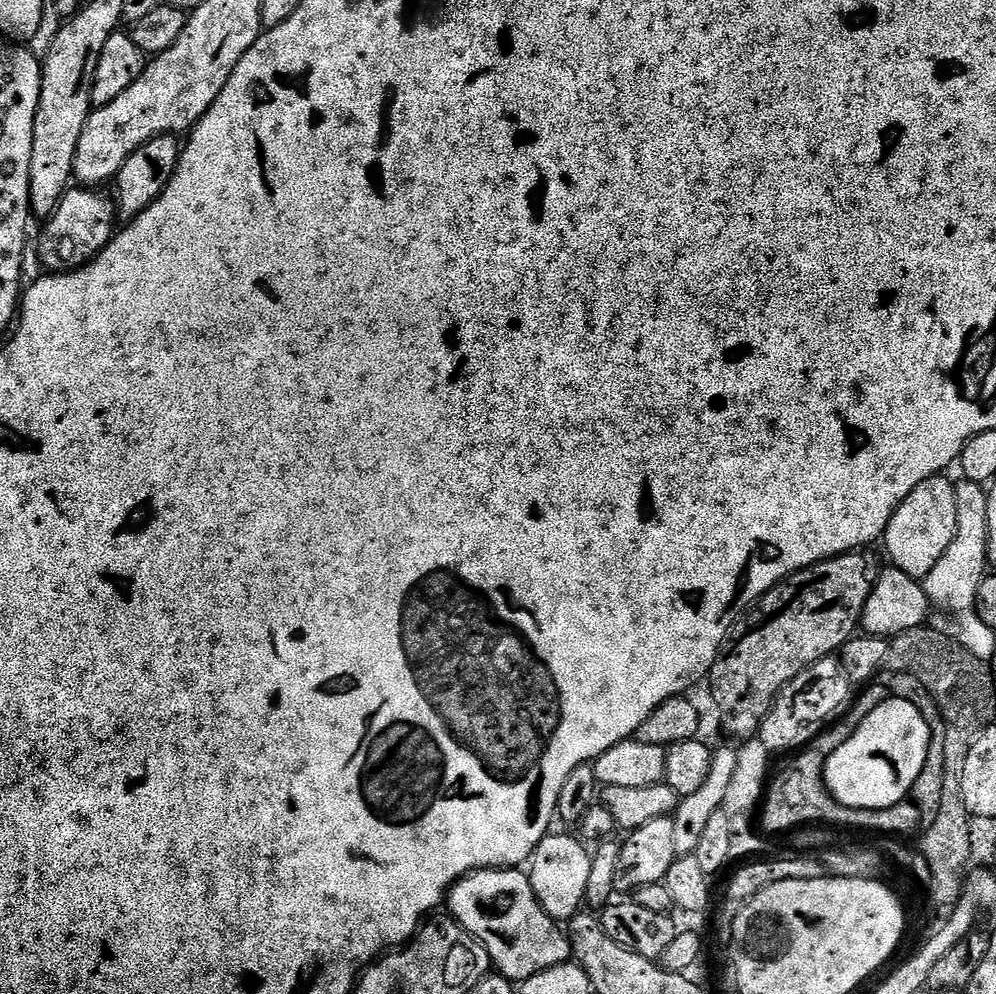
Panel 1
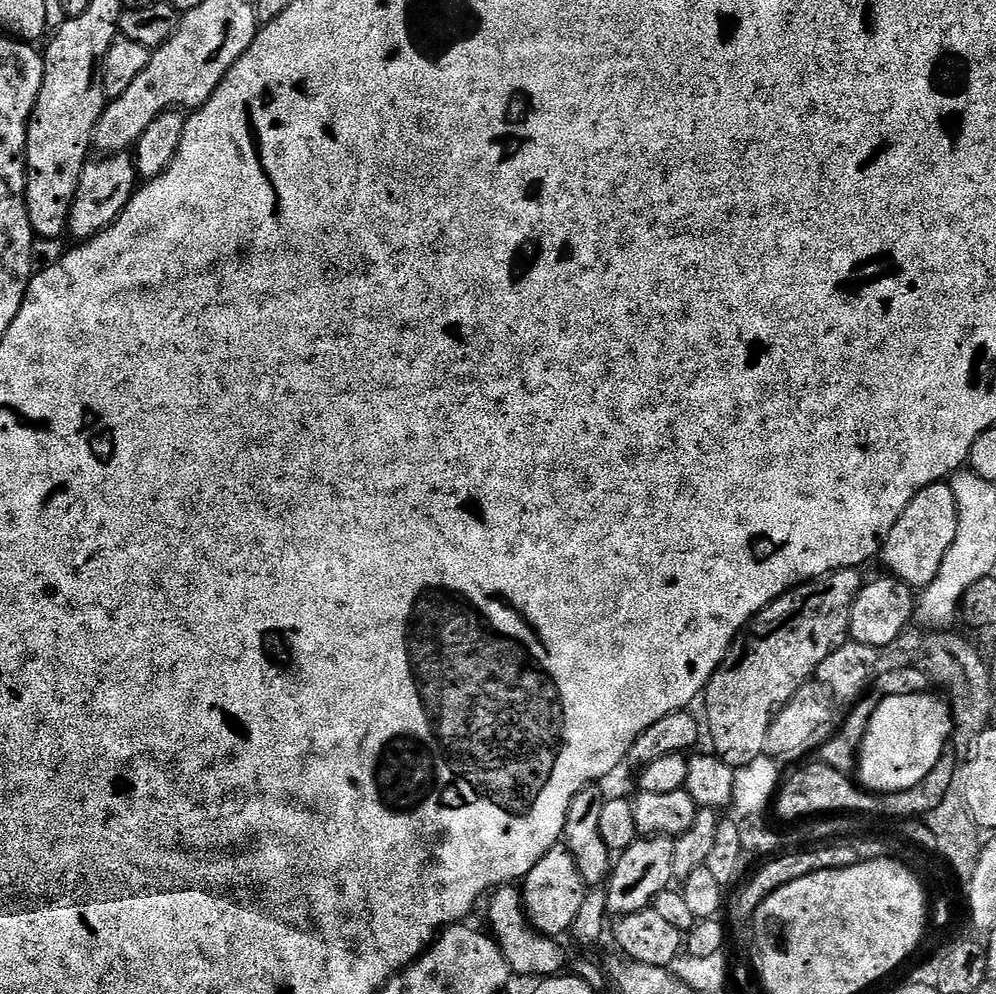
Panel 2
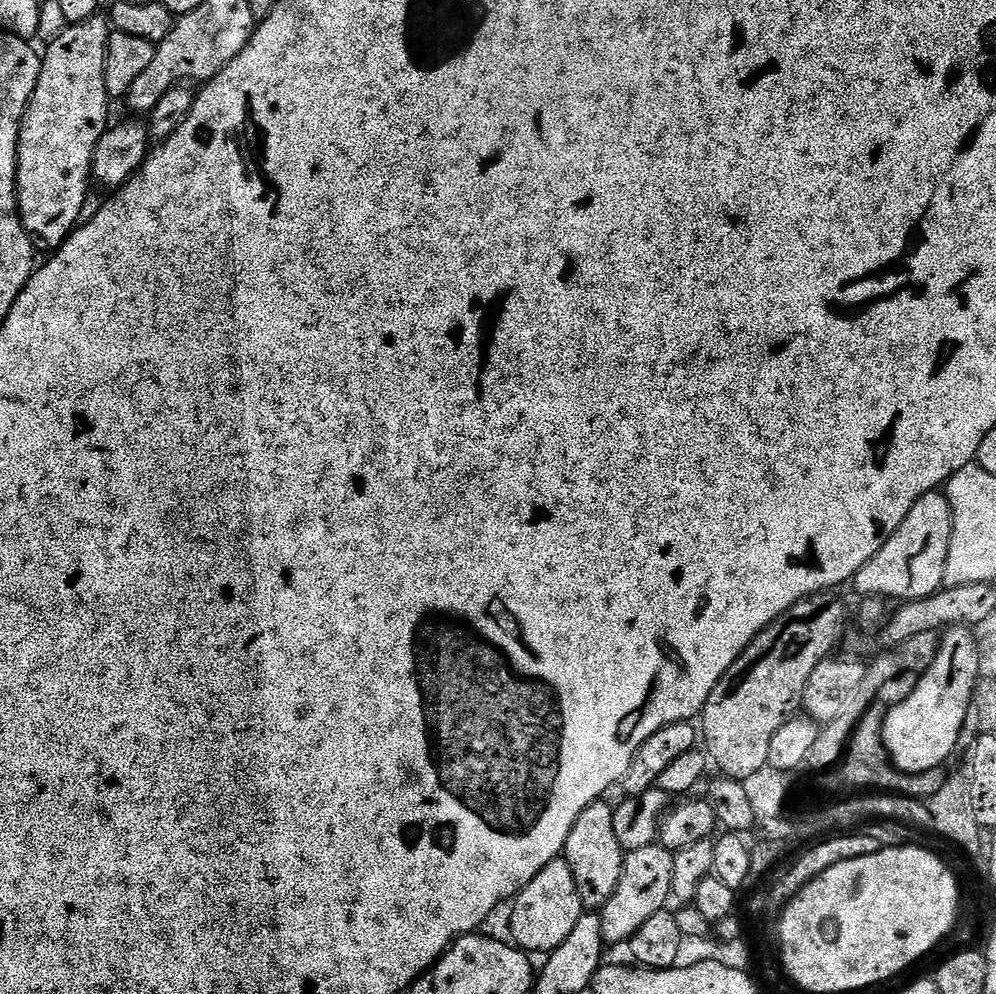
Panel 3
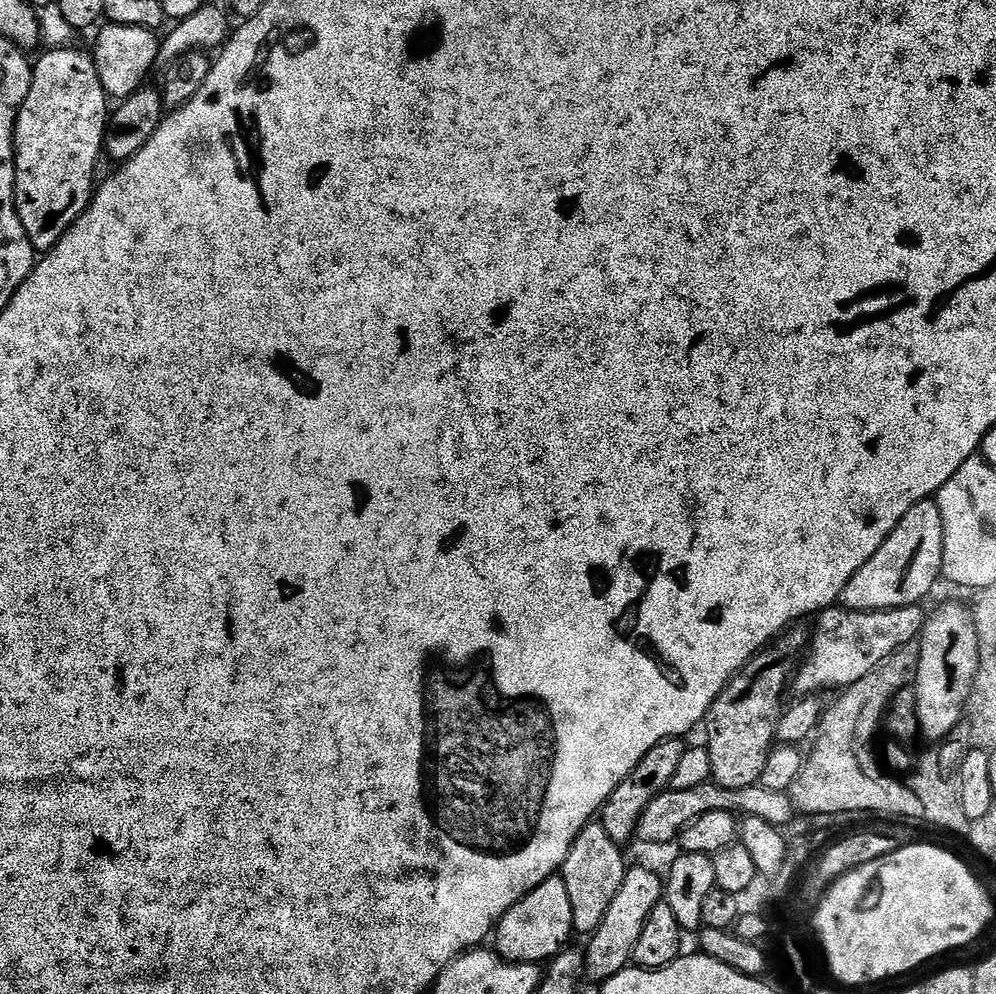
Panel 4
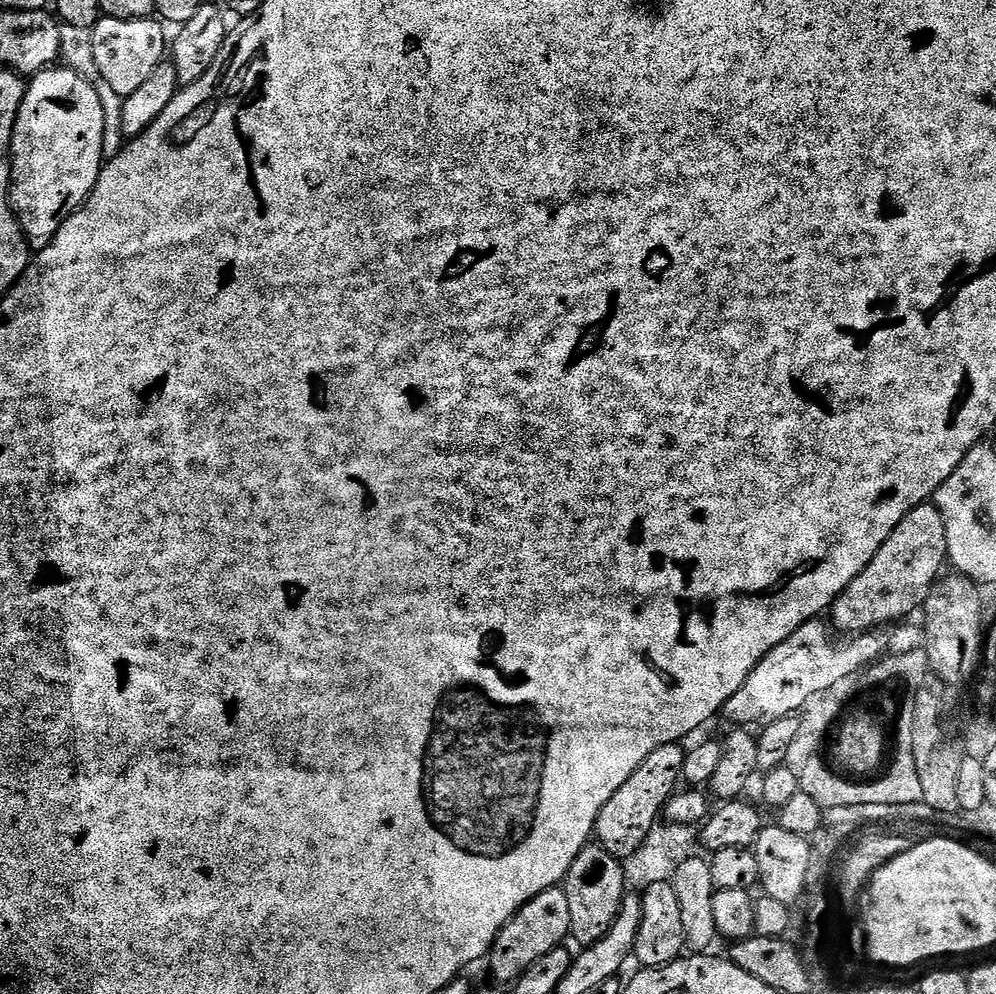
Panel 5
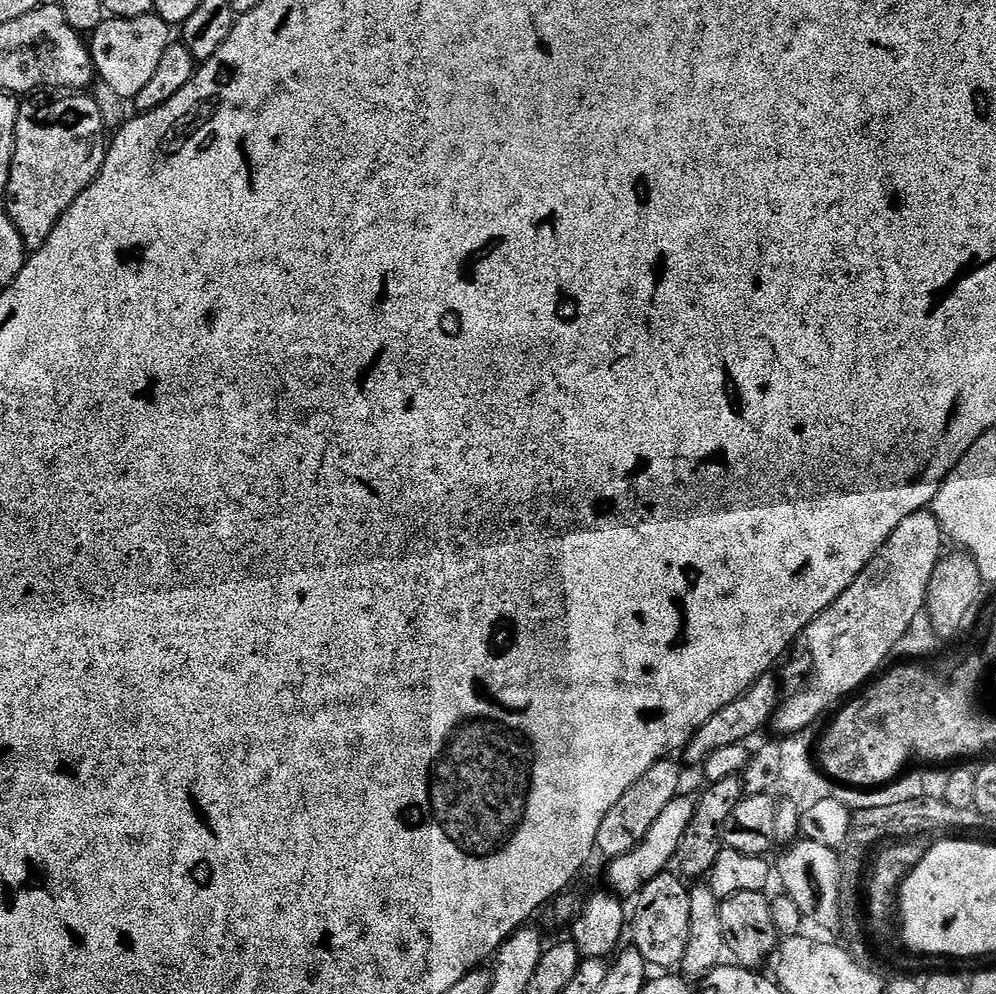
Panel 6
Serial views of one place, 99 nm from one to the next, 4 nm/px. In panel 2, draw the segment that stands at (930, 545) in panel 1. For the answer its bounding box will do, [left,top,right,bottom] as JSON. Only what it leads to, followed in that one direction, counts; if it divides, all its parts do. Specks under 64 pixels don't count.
[882,482,958,590]

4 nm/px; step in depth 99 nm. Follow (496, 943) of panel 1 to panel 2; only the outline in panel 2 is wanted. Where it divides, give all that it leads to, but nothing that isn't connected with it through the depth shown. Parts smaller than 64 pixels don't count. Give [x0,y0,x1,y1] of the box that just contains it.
[487,886,568,978]

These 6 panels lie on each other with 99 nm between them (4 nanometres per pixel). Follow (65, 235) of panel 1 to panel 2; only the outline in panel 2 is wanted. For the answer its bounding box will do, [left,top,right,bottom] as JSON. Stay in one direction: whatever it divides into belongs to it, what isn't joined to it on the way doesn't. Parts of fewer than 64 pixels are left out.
[66,151,138,242]

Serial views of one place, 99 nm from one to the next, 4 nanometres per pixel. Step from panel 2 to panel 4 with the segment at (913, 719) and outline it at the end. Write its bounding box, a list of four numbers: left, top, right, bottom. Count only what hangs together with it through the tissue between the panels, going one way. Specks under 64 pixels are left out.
[914,604,980,740]

